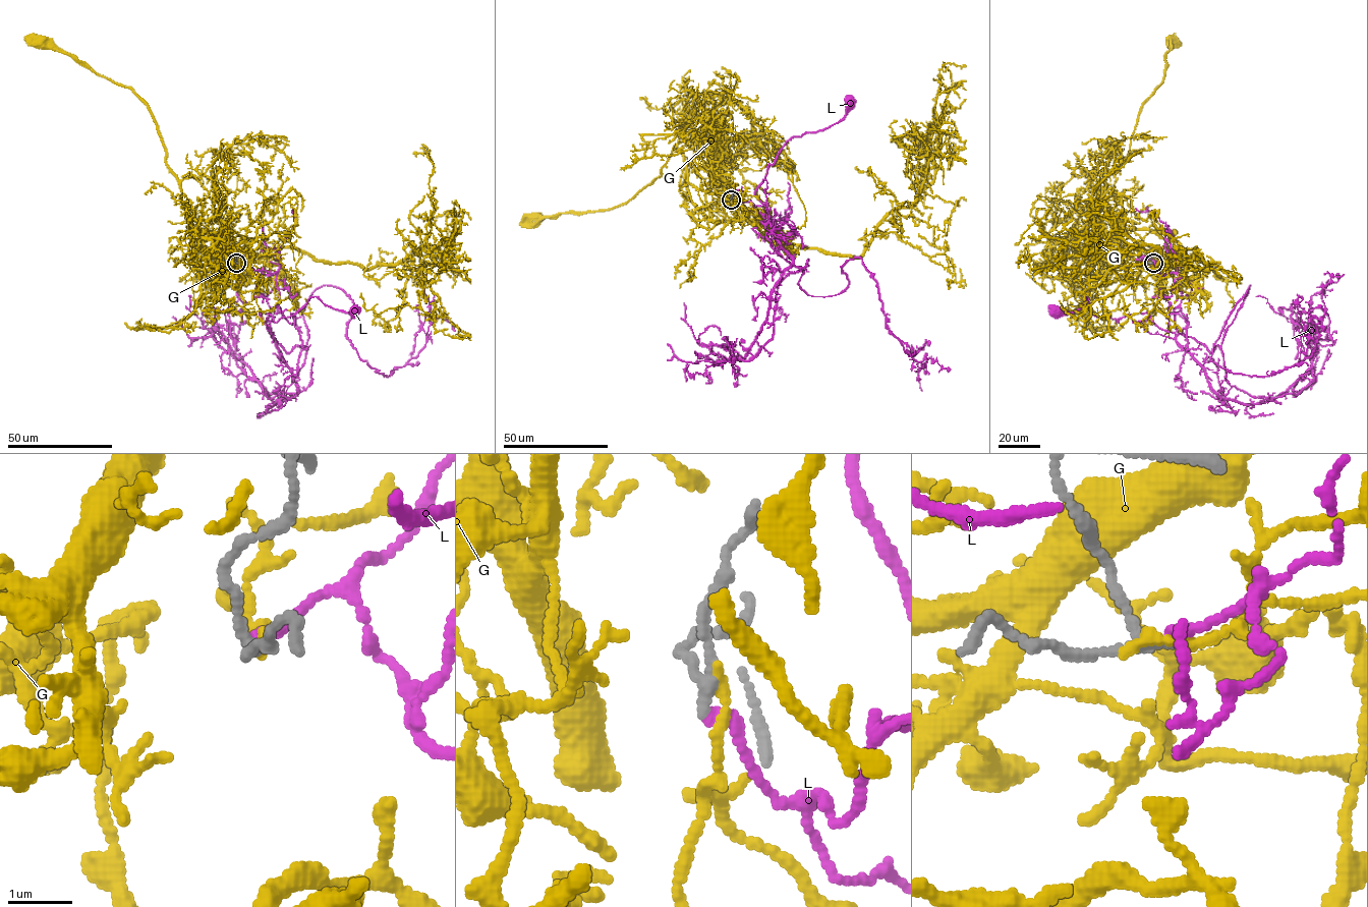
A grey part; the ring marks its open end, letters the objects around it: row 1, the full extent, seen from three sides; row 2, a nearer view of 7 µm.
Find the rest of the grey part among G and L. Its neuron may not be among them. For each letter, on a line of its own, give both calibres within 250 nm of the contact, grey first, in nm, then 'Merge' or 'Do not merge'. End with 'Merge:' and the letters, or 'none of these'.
G: Thickness 150 nm (grey) against 170 nm. Do not merge
L: Thickness 130 nm (grey) against 170 nm. Do not merge
Merge: none of these

